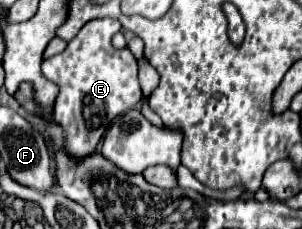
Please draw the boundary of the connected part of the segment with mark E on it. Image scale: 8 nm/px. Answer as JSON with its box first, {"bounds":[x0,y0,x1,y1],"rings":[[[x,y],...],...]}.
{"bounds":[41,19,142,157],"rings":[[[92,19],[60,55],[44,59],[41,64],[43,75],[60,87],[52,109],[52,119],[64,127],[64,149],[68,149],[72,157],[92,155],[112,119],[128,113],[142,99],[136,57],[128,47],[114,49],[112,45],[112,35],[120,29],[122,25],[116,19]]]}

